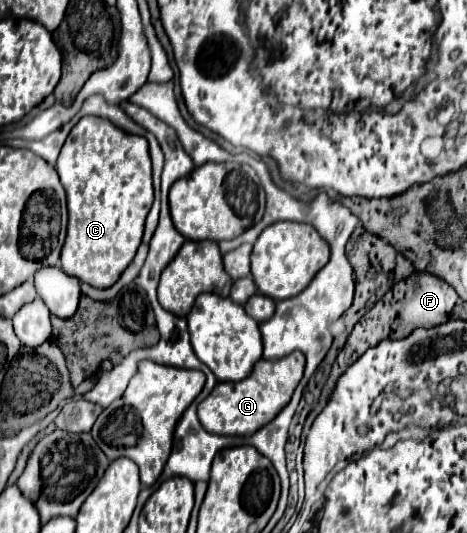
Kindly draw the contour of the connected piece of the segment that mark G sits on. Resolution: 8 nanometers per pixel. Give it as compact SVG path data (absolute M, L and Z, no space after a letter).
M295 350L279 360L259 360L249 378L241 382L217 382L213 392L199 404L197 414L203 428L223 436L251 436L255 430L271 422L279 410L291 400L295 386L303 378L305 356Z

